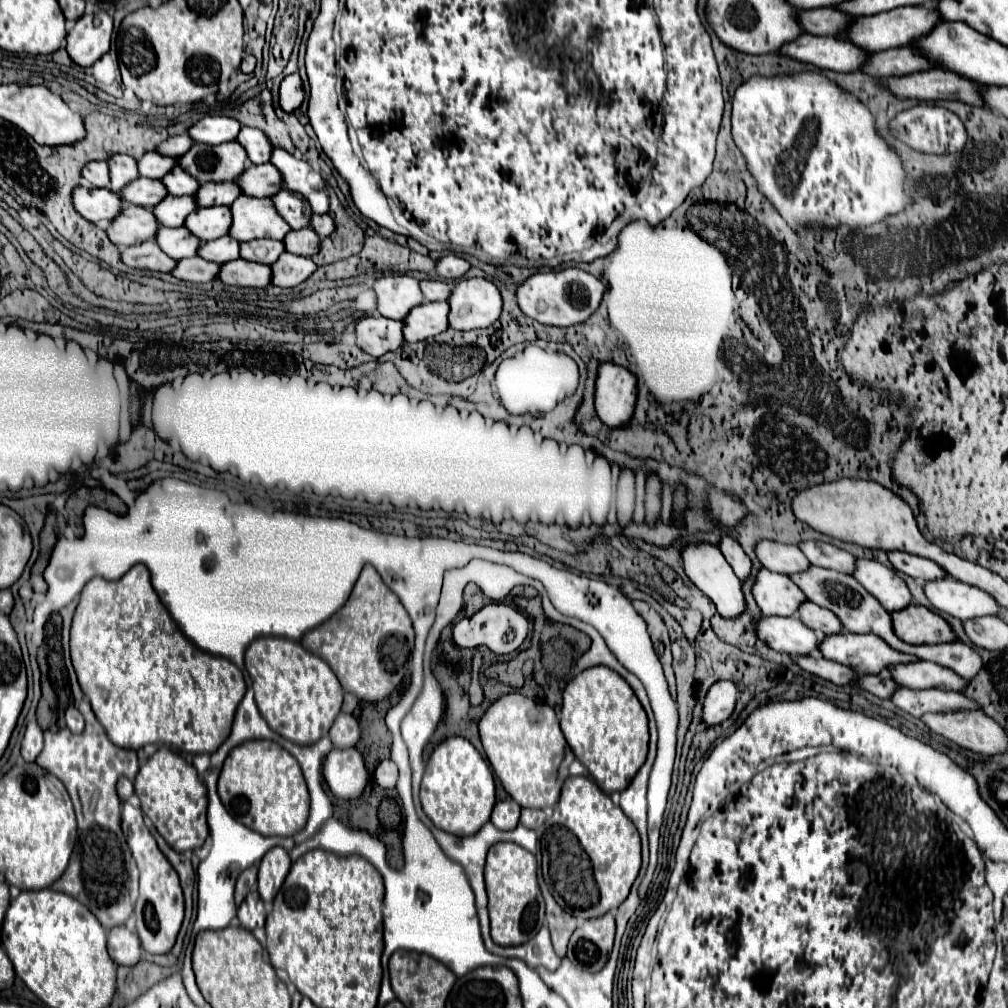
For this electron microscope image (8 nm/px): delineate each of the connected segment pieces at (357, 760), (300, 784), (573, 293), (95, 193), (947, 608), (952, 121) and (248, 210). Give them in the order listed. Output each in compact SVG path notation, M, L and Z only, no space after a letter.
M333 749L323 765L323 777L331 793L339 799L357 799L369 783L363 755L351 749Z
M253 739L235 747L219 775L219 797L233 819L261 835L293 837L309 817L309 791L299 763L277 743Z
M567 267L561 271L547 271L547 273L535 273L529 277L523 285L517 289L517 303L521 311L543 323L543 325L557 325L557 327L567 327L567 325L577 325L587 321L599 307L603 293L607 291L605 283L591 273L577 269L577 267Z
M81 185L73 193L75 209L89 221L107 221L111 223L123 211L123 199L119 193L109 189L97 189Z
M955 577L927 581L925 595L935 609L951 613L961 621L983 615L999 615L999 605L989 593L967 583L961 583Z
M915 105L907 111L901 111L893 121L891 121L891 131L895 135L899 135L899 139L903 143L907 143L909 147L921 151L921 153L937 153L937 155L945 155L945 153L957 153L965 147L967 143L967 131L963 121L959 119L957 113L939 107L939 105Z
M243 195L233 203L235 221L231 225L231 237L237 241L253 241L261 237L283 239L291 227L277 213L271 197L249 197Z

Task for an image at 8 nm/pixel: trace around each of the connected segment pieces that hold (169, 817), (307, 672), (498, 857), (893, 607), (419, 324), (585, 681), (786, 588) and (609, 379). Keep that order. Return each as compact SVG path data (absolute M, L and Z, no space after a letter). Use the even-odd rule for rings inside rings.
M161 747L155 755L151 755L145 765L141 765L137 779L135 779L135 793L141 799L141 809L143 813L153 821L157 831L163 835L163 839L175 849L175 851L187 851L187 849L197 849L205 843L209 835L209 825L207 825L207 787L199 779L197 769L187 763L181 755L171 751L169 747Z
M283 637L255 639L245 653L245 667L255 689L255 703L273 731L293 743L315 743L325 737L341 711L343 689L331 667L305 651L299 641Z
M495 843L489 849L485 865L485 883L489 895L491 937L497 945L519 945L533 939L543 927L545 901L537 883L535 855L517 843Z
M857 559L857 569L853 575L891 613L905 609L907 605L913 603L907 583L893 569L881 565L879 561Z
M425 301L423 305L411 309L411 313L405 319L405 329L403 329L405 341L417 343L421 339L431 339L443 333L449 327L447 315L449 315L447 301L441 301L441 303Z
M603 665L585 669L563 691L561 731L575 757L589 769L605 793L623 791L647 759L647 715L633 689L613 669Z
M761 569L757 575L757 583L753 587L753 597L761 607L763 615L777 615L777 617L793 617L801 603L807 597L801 589L781 573L773 573L769 569Z
M601 363L595 385L595 407L605 425L621 427L631 421L635 407L635 377L631 377L631 371Z

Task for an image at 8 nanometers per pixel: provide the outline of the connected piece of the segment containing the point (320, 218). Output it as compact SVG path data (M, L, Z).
M325 213L325 215L315 215L315 217L311 219L311 227L313 227L321 237L329 237L329 233L333 233L333 231L337 229L333 217L327 215L327 213Z

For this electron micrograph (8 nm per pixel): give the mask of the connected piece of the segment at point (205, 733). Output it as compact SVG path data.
M141 563L117 581L93 577L85 585L71 627L71 659L99 723L119 747L141 749L147 743L163 741L187 753L213 753L229 737L237 705L247 691L237 665L201 651L183 635L155 593L149 569Z

